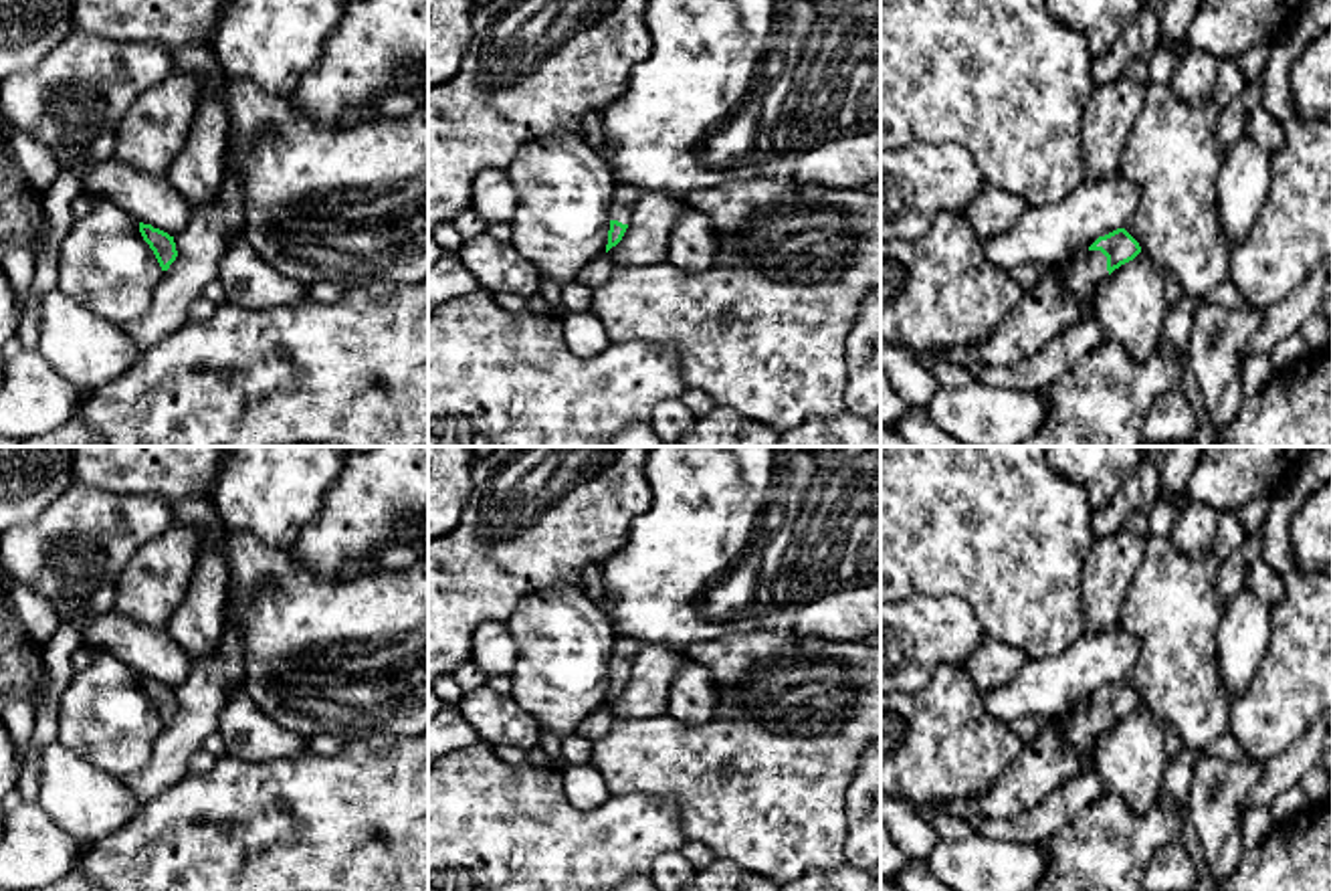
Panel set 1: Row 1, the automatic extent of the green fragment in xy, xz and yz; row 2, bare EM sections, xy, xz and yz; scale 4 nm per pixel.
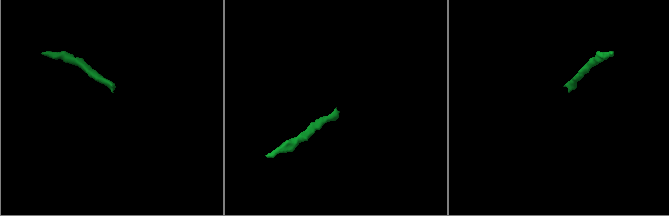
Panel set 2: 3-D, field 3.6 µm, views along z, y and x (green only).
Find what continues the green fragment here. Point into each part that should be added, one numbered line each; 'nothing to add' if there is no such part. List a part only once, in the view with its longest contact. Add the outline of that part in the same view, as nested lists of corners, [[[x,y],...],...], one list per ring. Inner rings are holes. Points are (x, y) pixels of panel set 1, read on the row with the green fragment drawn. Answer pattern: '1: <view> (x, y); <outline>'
1: yz (1089, 271); [[[1087,251],[1062,271],[1066,291],[1079,299],[1087,299],[1107,277],[1107,257],[1101,251]]]

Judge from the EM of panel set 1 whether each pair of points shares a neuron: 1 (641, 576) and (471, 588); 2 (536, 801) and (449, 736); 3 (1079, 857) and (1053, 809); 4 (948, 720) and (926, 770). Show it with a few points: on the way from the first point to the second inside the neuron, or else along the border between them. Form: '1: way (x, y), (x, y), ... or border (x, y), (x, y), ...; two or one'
1: border (629, 528), (629, 542), (598, 566); two
2: border (483, 740), (449, 752); two
3: border (1097, 795), (1055, 833), (1039, 841); two
4: way (948, 732), (948, 748), (938, 758); one

